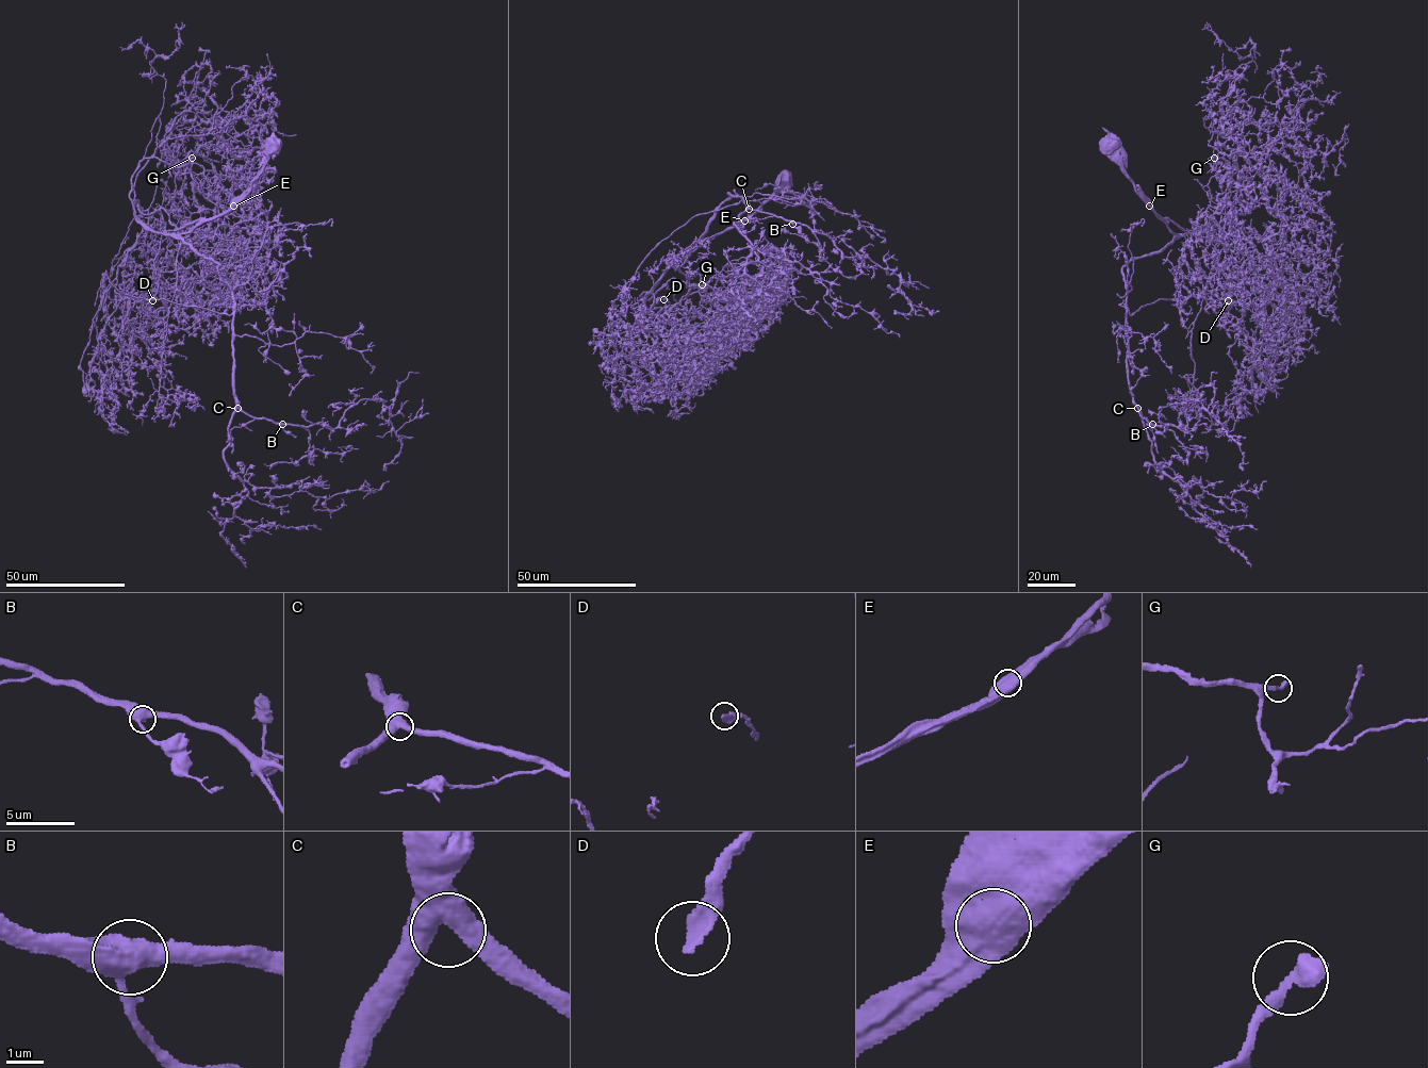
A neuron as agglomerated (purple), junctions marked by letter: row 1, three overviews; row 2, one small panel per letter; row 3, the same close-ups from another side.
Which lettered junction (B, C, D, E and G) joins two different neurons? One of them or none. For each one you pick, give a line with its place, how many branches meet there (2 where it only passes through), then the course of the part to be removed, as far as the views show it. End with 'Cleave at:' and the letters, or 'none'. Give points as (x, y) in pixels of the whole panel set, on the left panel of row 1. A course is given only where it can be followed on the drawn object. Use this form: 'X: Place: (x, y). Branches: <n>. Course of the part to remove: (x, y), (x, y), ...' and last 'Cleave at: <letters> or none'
E: Place: (233, 206). Branches: 1. Course of the part to remove: (233, 206), (250, 189), (265, 162), (271, 127)
Cleave at: E

